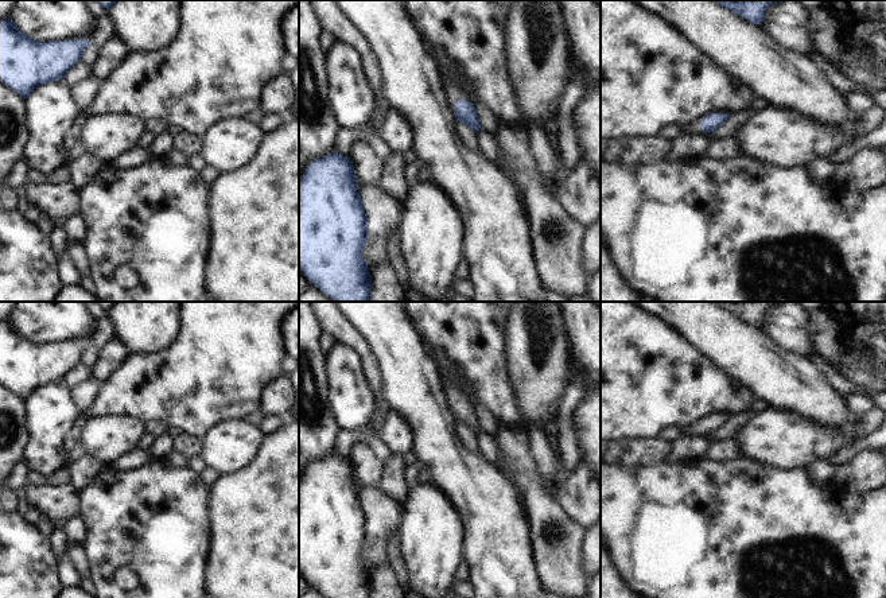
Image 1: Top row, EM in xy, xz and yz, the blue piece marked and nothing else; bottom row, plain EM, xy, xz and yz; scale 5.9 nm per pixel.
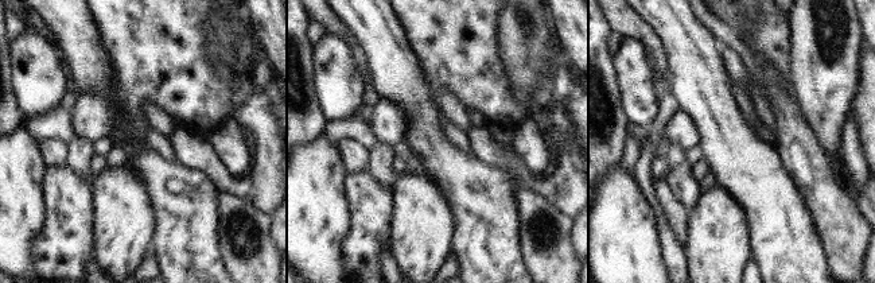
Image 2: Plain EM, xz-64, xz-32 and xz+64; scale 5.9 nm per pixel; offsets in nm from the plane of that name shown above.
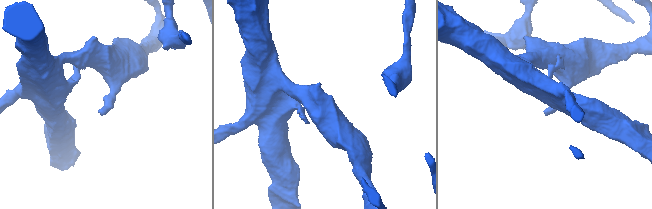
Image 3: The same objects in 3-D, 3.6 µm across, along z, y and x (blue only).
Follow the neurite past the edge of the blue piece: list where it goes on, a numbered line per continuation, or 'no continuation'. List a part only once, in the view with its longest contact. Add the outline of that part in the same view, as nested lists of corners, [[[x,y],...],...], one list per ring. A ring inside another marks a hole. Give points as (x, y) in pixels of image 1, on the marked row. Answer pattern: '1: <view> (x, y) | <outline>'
1: xz (455, 93) | [[[451,78],[444,82],[444,86],[452,105],[461,100],[466,100],[465,90],[459,88]]]

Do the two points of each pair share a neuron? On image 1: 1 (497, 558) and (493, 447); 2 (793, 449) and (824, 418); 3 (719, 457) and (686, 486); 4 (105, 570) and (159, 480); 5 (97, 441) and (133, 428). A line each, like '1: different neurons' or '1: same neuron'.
1: different neurons
2: different neurons
3: different neurons
4: same neuron
5: same neuron

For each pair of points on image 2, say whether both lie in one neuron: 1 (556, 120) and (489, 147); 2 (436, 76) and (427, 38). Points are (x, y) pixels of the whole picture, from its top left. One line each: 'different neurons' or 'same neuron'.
1: same neuron
2: same neuron

